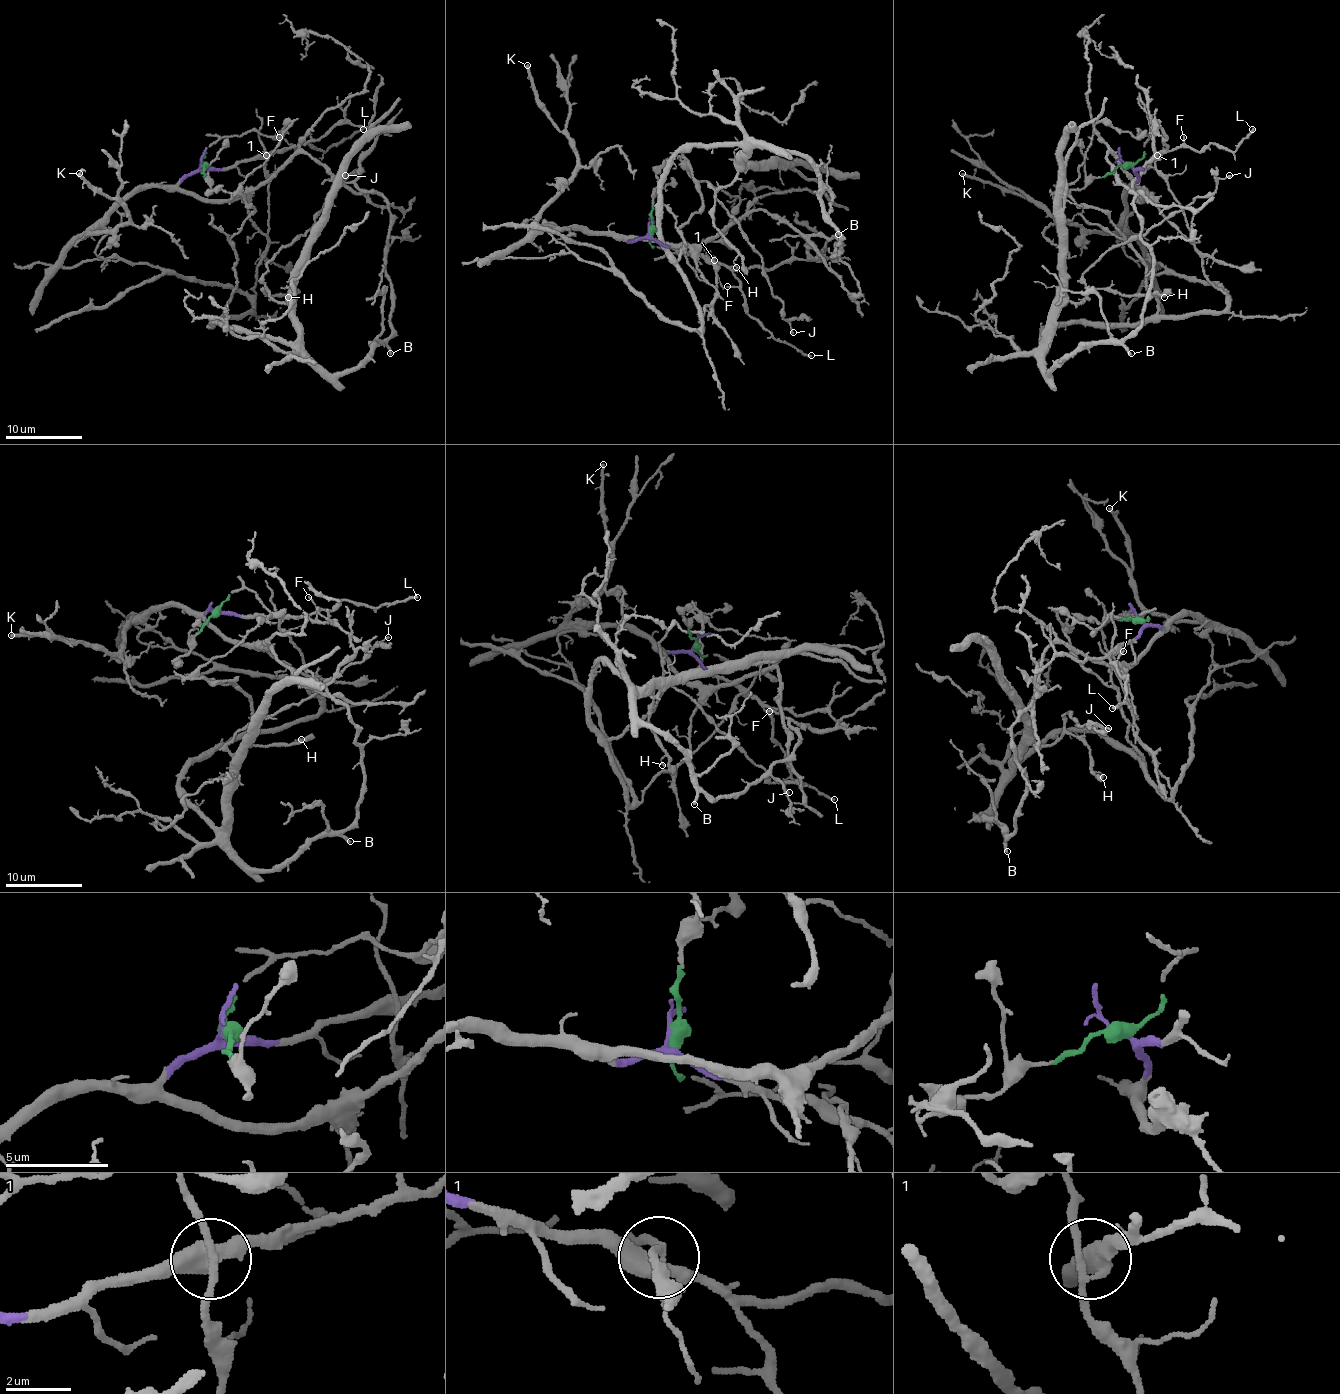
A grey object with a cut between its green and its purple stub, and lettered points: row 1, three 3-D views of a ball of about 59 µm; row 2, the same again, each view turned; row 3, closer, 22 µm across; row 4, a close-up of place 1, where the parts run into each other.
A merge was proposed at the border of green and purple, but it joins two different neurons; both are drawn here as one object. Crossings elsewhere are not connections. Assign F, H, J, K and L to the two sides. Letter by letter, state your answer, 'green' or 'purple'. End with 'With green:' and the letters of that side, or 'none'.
F: purple
H: green
J: green
K: purple
L: purple
With green: H, J

